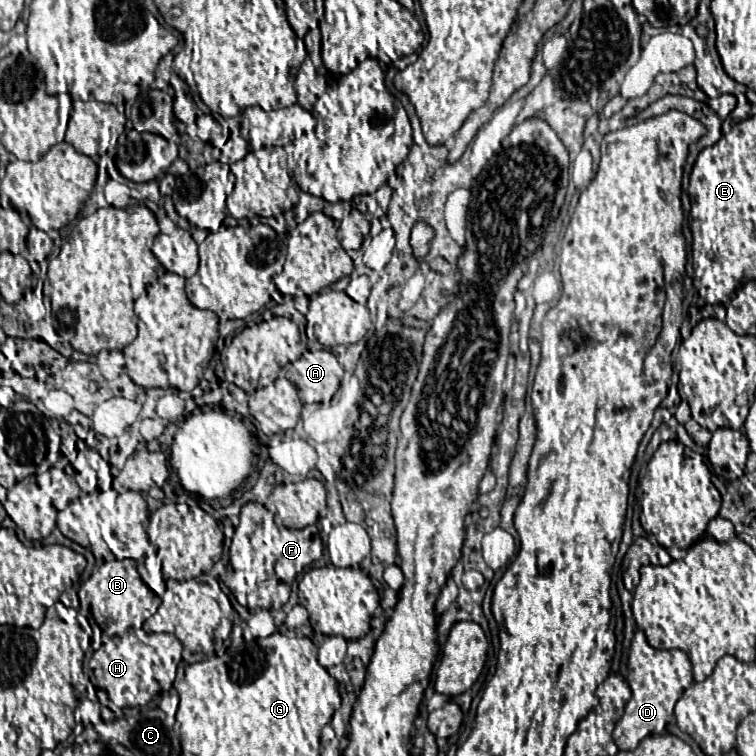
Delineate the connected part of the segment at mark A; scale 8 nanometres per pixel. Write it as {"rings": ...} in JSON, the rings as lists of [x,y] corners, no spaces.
{"rings":[[[304,350],[300,358],[290,364],[288,378],[296,384],[298,396],[304,404],[330,402],[340,386],[344,368],[338,364],[336,356],[328,350],[310,352]]]}

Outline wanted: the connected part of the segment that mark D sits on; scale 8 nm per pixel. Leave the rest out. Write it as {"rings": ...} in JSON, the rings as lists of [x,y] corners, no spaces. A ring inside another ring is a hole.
{"rings":[[[636,632],[632,638],[626,677],[632,696],[624,706],[622,718],[616,722],[612,738],[620,750],[634,750],[642,738],[661,734],[668,724],[675,721],[674,707],[682,692],[694,682],[692,664],[682,650],[656,650],[646,642],[644,632]]]}

